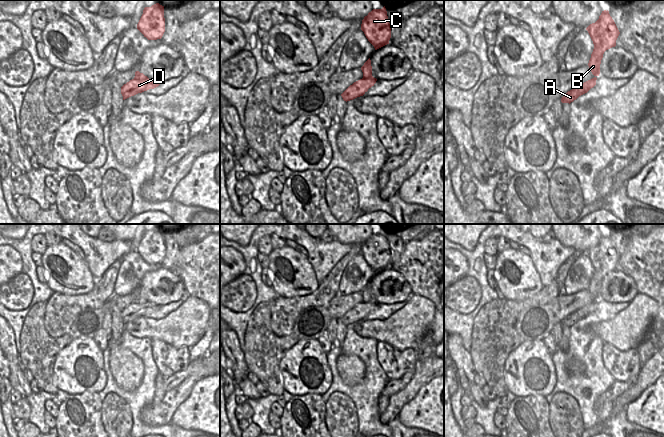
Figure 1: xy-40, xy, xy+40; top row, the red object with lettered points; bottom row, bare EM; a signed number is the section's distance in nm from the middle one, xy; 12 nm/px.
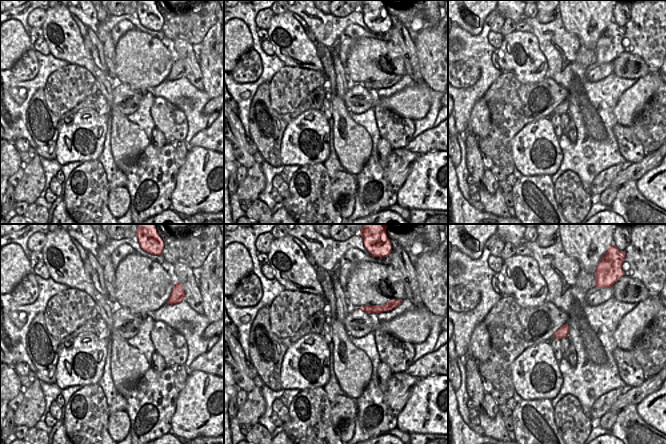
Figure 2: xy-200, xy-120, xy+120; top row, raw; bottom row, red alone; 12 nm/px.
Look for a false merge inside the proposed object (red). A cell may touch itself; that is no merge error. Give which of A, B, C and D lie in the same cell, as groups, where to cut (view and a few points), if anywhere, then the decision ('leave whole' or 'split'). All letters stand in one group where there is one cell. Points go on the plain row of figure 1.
groups A D / B C; cut xy (363, 300), (372, 301); split

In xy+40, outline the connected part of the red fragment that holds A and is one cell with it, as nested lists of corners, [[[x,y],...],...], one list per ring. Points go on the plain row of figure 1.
[[[594,301],[580,309],[578,309],[576,312],[568,315],[562,322],[562,327],[571,327],[574,324],[576,324],[579,320],[587,317],[591,312],[593,312],[596,309],[597,302]]]

